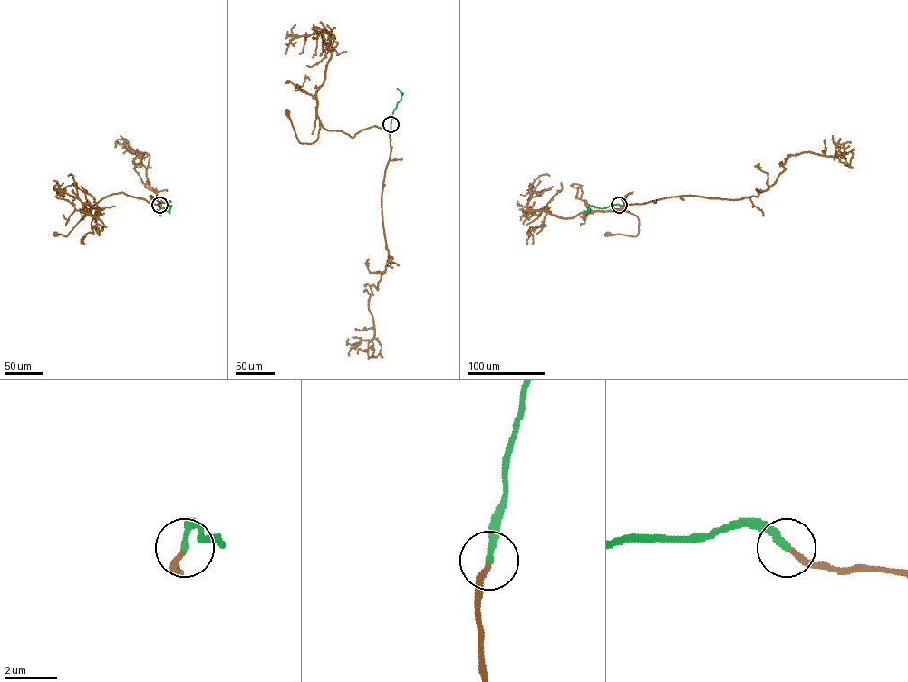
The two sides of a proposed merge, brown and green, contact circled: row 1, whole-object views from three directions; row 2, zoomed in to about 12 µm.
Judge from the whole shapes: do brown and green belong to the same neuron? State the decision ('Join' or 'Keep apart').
Join

